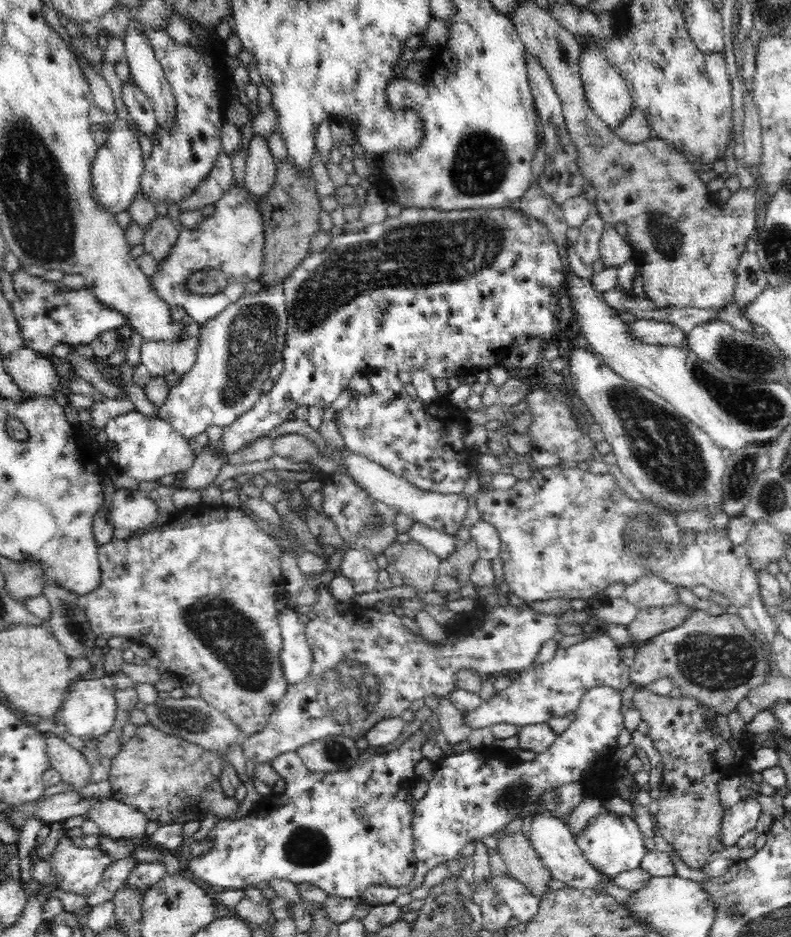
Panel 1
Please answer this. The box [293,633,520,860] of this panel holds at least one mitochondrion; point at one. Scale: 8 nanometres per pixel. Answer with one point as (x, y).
(349, 689)

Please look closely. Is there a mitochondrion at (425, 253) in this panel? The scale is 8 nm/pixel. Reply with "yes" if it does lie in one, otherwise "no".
yes

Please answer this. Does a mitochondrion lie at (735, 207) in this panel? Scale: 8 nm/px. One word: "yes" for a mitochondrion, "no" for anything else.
no

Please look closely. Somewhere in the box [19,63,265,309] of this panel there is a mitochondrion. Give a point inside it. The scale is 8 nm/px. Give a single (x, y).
(216, 281)

